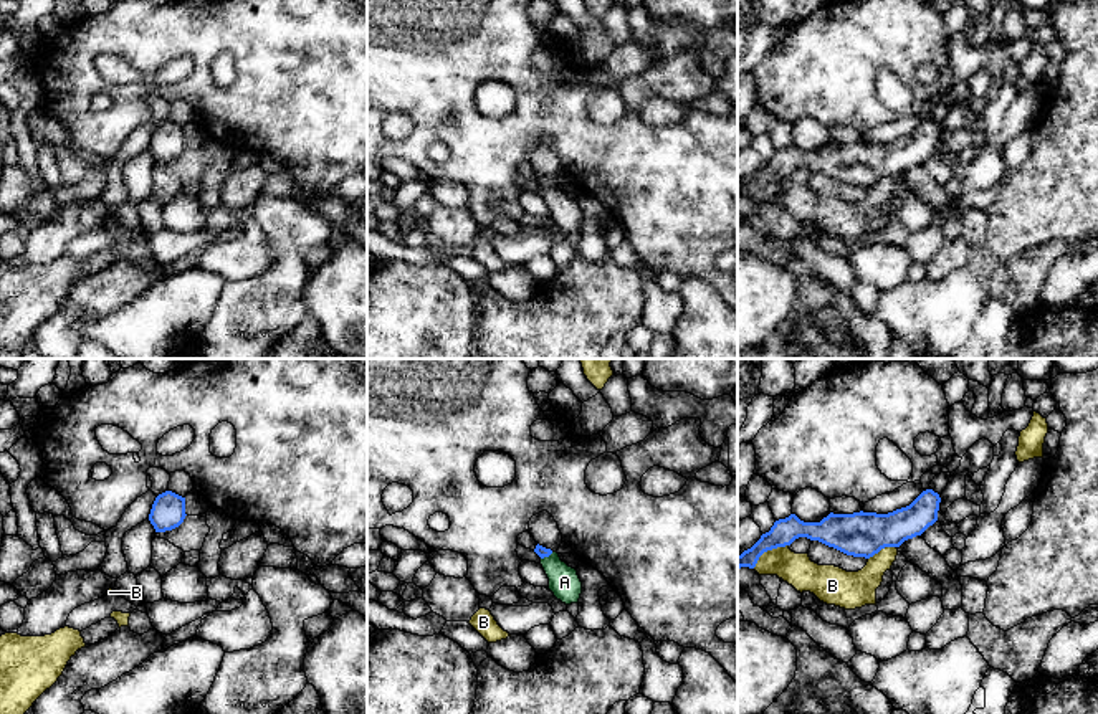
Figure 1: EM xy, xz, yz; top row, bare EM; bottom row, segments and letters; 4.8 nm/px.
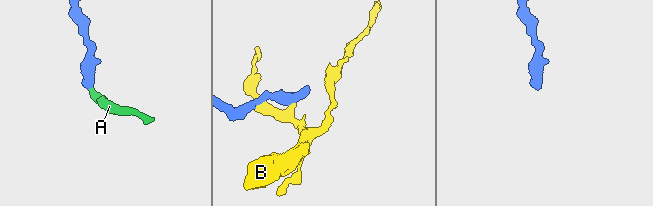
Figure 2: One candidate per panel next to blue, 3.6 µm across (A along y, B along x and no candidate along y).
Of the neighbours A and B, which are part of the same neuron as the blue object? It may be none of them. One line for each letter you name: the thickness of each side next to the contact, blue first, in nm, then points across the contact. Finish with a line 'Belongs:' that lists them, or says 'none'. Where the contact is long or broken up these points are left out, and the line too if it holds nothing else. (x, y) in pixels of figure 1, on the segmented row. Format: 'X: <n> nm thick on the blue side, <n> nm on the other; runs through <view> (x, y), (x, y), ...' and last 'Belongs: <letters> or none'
A: 50 nm thick on the blue side, 150 nm on the other; runs through xz (541, 551), (546, 556), (564, 582)
Belongs: A

